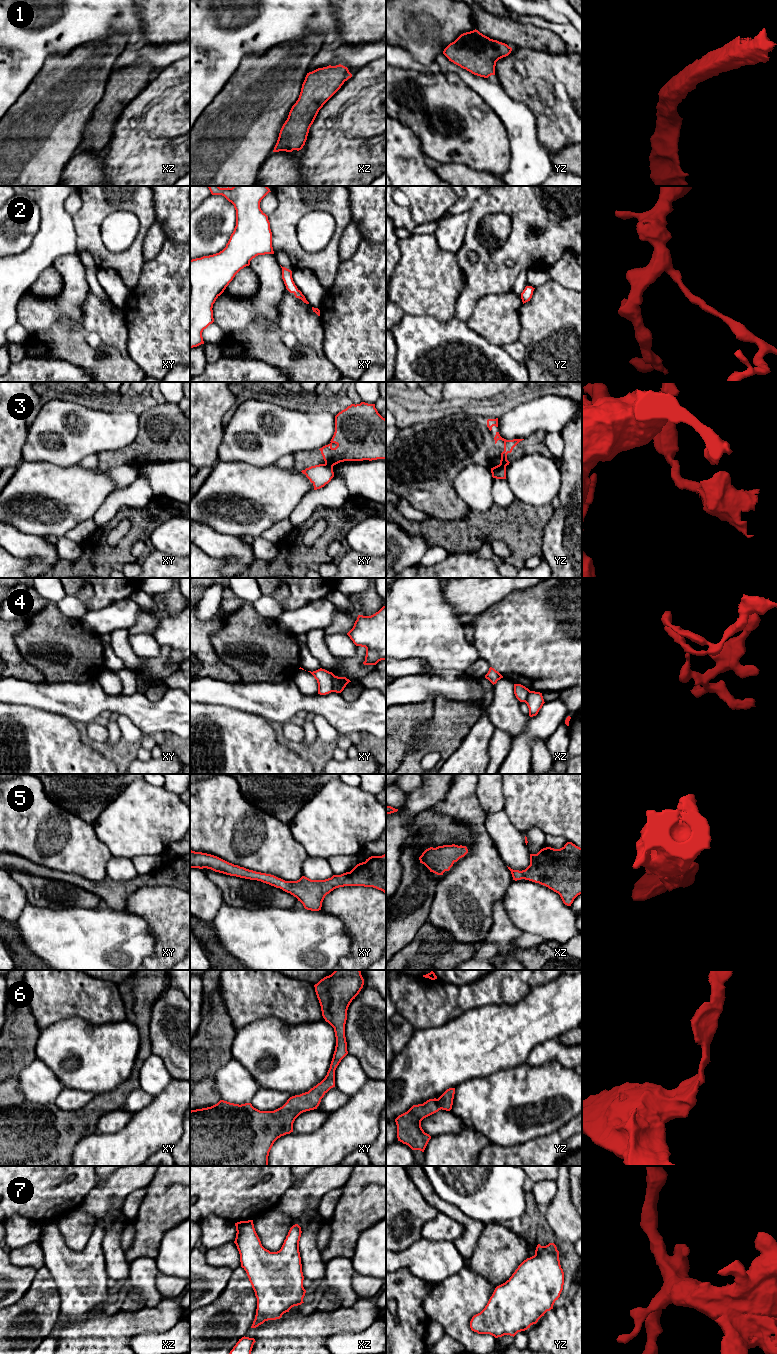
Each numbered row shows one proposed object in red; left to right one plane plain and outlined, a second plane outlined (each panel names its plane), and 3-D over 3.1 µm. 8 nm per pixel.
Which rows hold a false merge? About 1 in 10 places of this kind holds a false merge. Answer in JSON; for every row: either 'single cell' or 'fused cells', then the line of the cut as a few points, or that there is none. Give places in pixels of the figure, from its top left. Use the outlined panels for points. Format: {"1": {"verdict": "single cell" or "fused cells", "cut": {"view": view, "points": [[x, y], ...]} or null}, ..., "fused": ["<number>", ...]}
{"1": {"verdict": "single cell", "cut": null}, "2": {"verdict": "single cell", "cut": null}, "3": {"verdict": "fused cells", "cut": {"view": "xy", "points": [[325, 463], [332, 466]]}}, "4": {"verdict": "fused cells", "cut": {"view": "xy", "points": [[334, 675], [332, 691]]}}, "5": {"verdict": "single cell", "cut": null}, "6": {"verdict": "single cell", "cut": null}, "7": {"verdict": "single cell", "cut": null}, "fused": ["3", "4"]}

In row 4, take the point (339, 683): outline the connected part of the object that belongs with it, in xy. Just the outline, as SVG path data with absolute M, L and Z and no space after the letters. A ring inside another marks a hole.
M334 675L333 692L341 693L349 682L351 681L347 679L346 677L338 677Z

